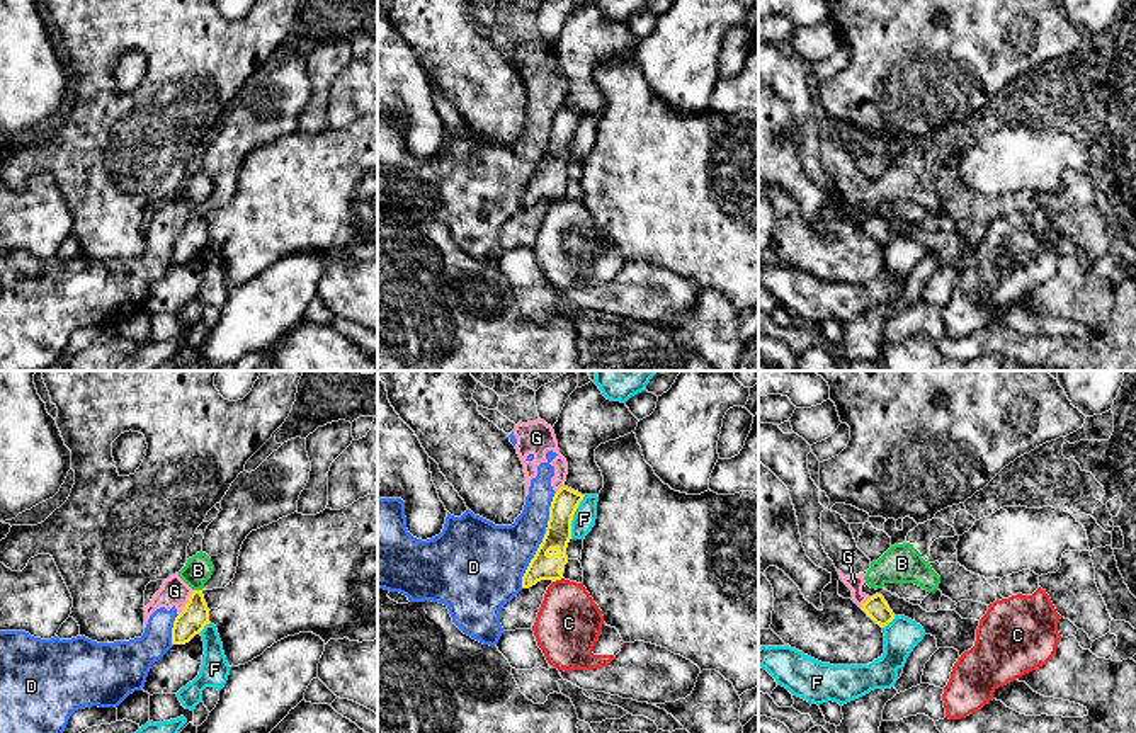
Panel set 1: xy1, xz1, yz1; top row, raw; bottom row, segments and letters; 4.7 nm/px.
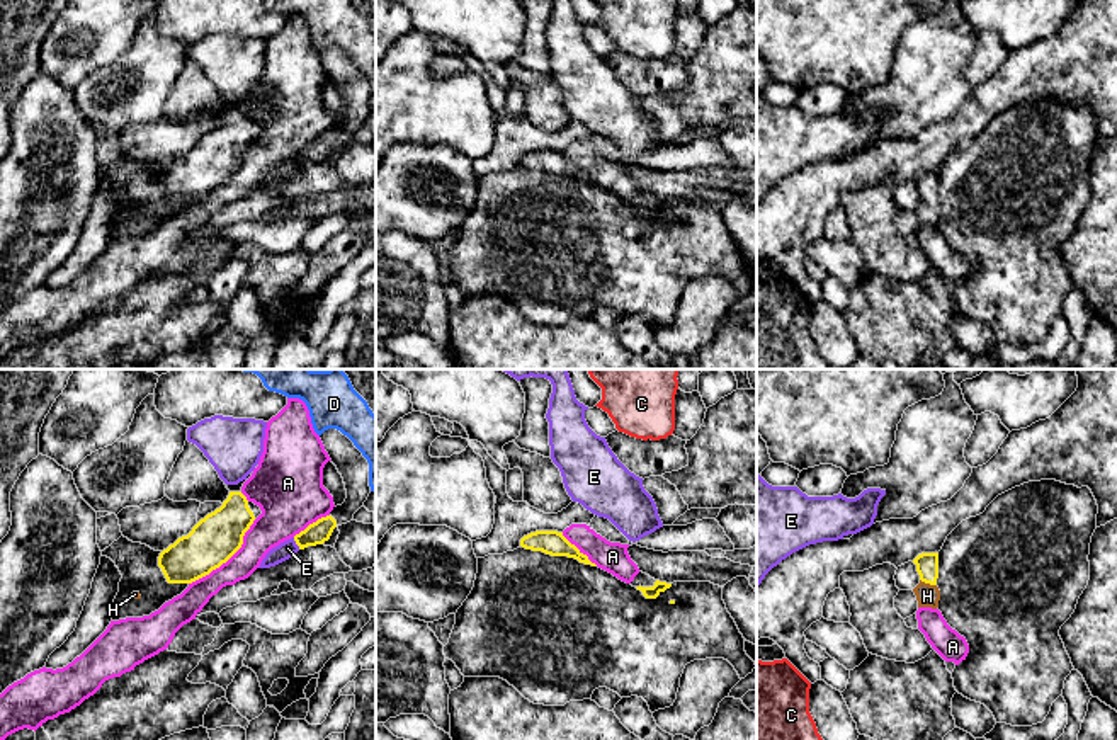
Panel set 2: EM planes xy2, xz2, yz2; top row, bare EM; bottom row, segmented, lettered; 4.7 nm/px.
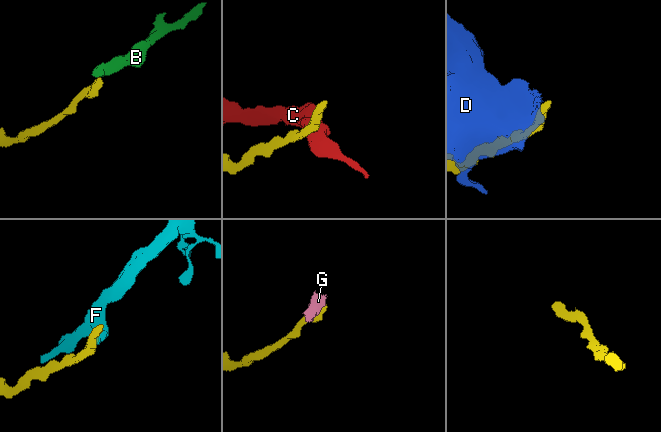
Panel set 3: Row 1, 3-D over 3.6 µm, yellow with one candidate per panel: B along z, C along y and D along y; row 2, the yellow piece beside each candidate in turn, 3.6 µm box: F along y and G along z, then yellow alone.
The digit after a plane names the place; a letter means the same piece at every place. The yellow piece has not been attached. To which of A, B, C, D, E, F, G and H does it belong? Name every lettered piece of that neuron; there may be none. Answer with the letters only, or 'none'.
H

